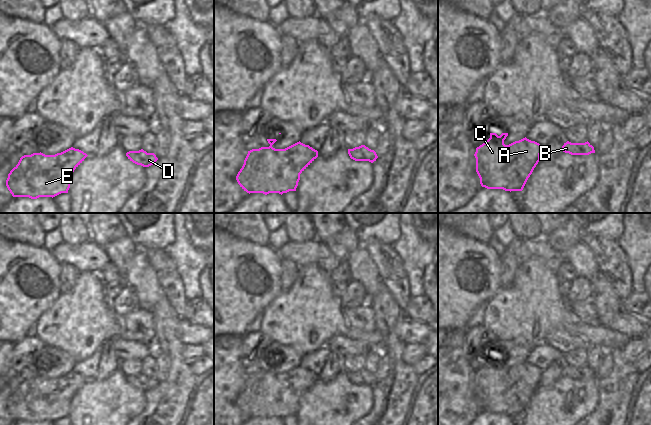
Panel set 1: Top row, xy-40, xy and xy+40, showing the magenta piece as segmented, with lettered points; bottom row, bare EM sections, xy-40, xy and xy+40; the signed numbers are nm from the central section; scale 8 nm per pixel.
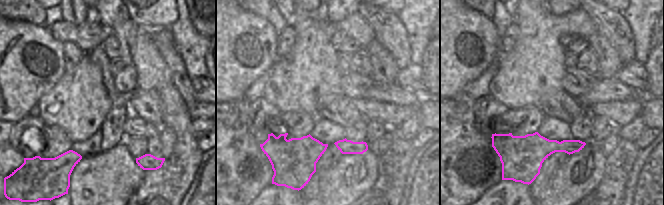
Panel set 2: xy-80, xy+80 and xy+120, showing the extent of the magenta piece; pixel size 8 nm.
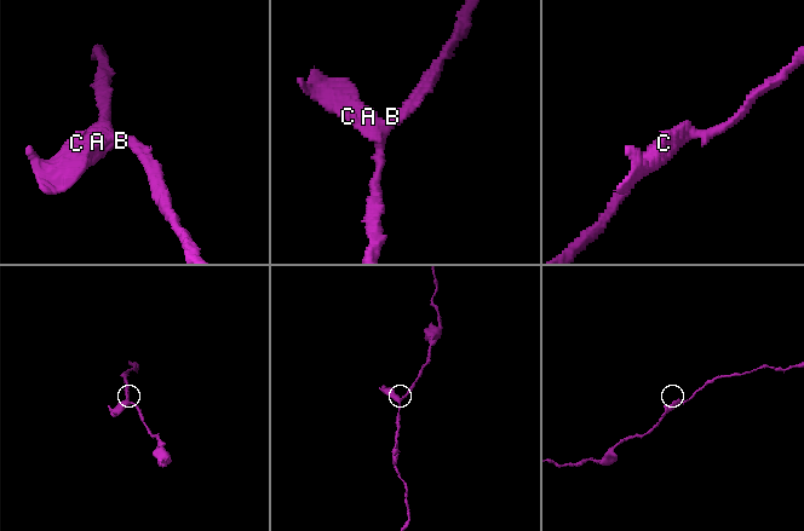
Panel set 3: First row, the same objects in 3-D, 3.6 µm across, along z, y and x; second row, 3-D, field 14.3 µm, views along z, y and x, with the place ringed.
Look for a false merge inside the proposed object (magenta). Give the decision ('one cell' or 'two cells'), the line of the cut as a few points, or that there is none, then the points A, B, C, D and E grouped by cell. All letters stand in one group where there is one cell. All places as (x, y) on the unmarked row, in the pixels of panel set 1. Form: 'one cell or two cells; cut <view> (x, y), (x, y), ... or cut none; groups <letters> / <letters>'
one cell; cut none; groups A B C D E

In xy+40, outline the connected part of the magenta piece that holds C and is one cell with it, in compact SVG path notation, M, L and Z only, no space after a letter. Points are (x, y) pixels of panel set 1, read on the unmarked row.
M490 357L490 362L476 372L476 396L482 411L522 415L540 385L542 370L526 361L505 369L507 360Z

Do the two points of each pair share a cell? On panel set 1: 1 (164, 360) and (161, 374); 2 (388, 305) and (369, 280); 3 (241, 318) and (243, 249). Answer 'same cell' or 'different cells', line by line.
1: same cell
2: different cells
3: same cell

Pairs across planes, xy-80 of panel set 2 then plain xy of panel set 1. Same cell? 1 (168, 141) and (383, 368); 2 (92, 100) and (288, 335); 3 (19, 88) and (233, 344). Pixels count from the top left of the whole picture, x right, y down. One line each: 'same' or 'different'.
1: same
2: same
3: different

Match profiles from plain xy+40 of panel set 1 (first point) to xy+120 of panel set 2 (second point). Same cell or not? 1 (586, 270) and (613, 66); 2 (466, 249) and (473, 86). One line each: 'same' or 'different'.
1: different
2: different

